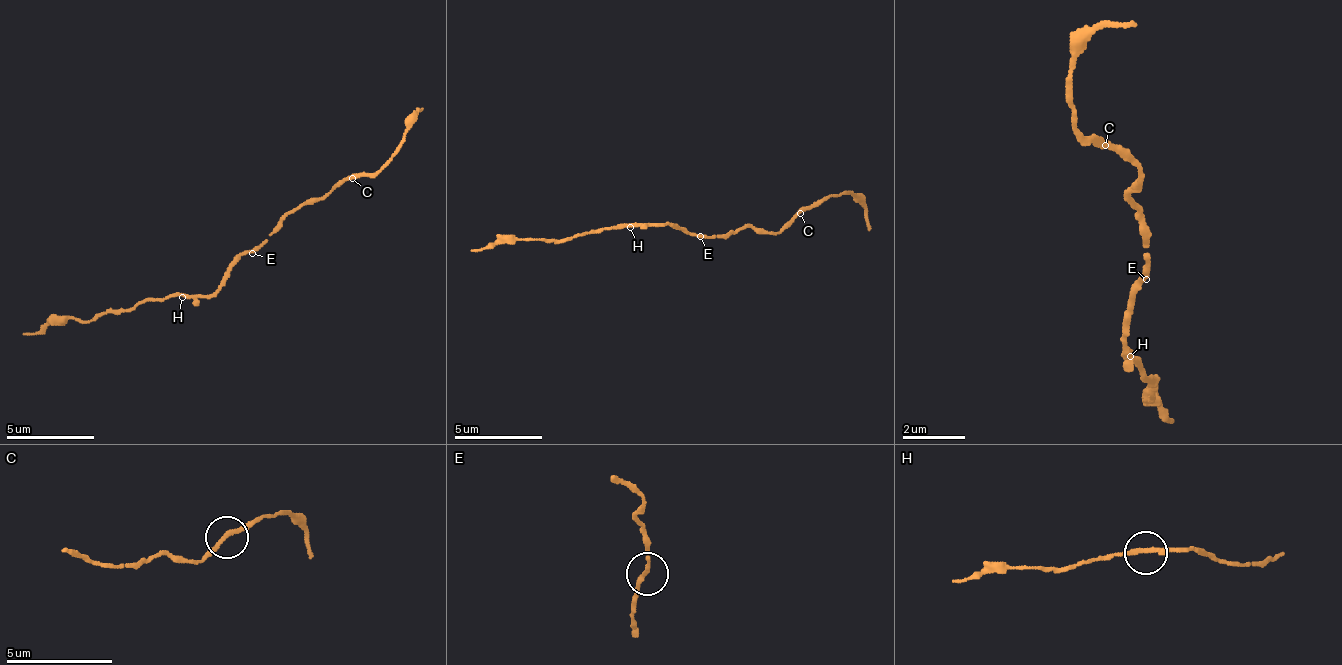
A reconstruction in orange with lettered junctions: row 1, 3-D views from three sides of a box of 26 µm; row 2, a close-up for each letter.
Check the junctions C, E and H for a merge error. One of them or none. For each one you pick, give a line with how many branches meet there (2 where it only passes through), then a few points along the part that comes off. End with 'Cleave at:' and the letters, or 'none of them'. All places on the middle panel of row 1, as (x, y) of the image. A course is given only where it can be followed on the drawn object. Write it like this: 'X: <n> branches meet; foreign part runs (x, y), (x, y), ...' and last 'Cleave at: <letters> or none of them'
Cleave at: none of them

